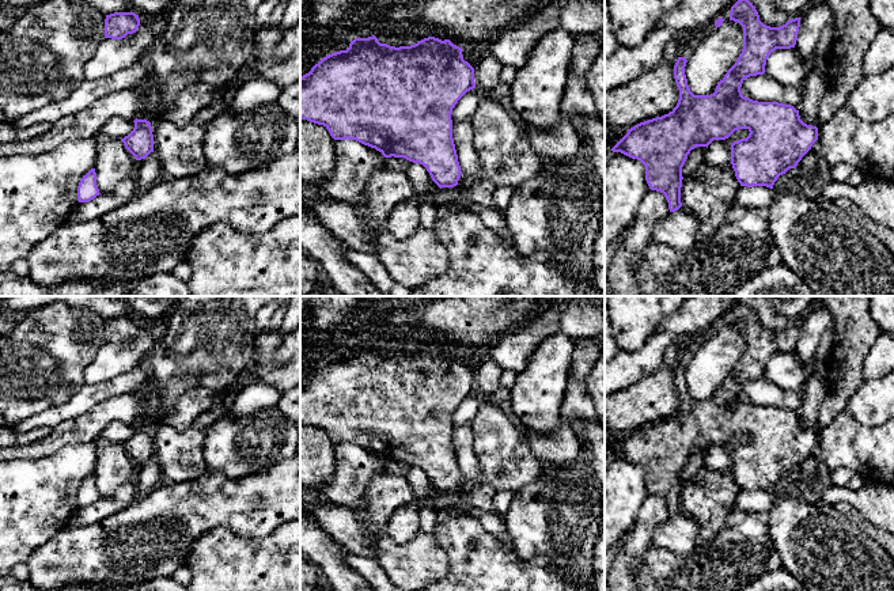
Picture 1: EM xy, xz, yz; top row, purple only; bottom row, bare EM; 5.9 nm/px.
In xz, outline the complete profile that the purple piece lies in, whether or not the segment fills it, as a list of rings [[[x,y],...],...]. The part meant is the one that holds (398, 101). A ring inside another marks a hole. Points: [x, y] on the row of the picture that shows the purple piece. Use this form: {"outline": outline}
{"outline": [[[375,35],[368,38],[355,38],[346,50],[340,50],[323,57],[311,71],[300,77],[300,118],[323,125],[334,140],[356,140],[364,145],[375,148],[385,158],[405,158],[409,162],[423,164],[429,173],[432,181],[442,187],[454,187],[462,175],[458,155],[452,139],[452,109],[458,101],[470,90],[476,88],[474,68],[463,60],[462,49],[450,39],[428,37],[410,46],[390,46],[380,43]]]}

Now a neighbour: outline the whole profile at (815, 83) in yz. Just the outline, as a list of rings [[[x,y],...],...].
[[[819,58],[815,65],[808,67],[807,75],[802,84],[802,107],[799,110],[800,120],[812,126],[819,126],[818,110],[819,103],[827,90],[829,77],[825,58]]]

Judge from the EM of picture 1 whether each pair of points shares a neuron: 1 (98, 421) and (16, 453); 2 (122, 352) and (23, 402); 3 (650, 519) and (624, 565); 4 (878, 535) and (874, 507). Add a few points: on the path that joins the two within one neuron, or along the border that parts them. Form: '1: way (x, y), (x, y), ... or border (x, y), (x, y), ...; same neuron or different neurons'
1: way (78, 431), (63, 434), (46, 447), (37, 450); same neuron
2: border (102, 344), (84, 370), (84, 383); different neurons
3: way (641, 530), (629, 554); same neuron
4: border (852, 507), (879, 530); different neurons

